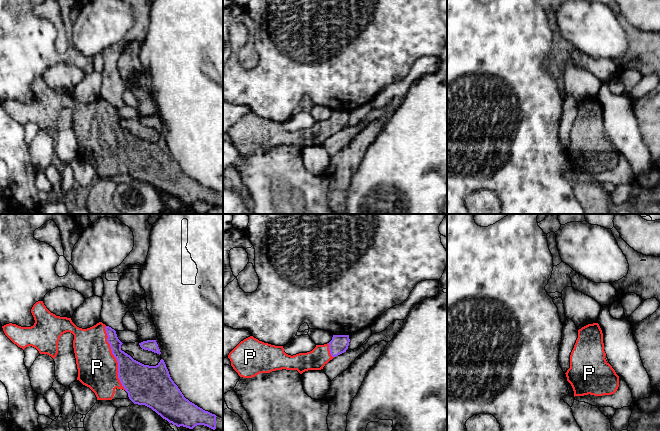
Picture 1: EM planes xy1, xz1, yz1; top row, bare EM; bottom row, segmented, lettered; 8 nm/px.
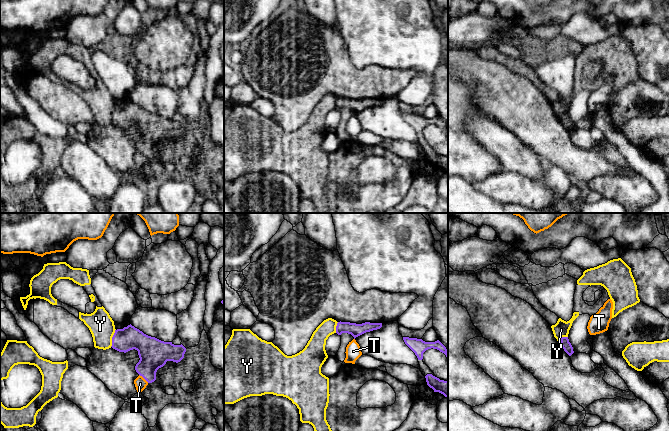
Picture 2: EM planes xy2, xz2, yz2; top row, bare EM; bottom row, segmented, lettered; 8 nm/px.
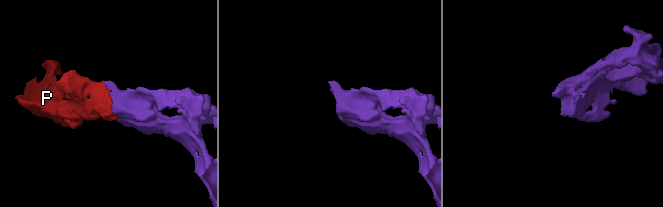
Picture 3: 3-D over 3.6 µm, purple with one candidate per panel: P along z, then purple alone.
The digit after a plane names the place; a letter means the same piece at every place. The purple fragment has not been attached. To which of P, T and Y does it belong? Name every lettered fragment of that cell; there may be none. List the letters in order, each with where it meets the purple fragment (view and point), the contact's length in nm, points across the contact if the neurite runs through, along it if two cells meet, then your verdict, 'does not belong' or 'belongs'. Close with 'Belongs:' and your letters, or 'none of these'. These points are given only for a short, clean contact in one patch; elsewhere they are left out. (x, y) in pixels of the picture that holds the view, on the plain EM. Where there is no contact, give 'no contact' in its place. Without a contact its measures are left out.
P: xy1 (115, 133) | 550 nm | belongs
T: xy2 (144, 154) | 100 nm | along xy2 (139, 150), (148, 158) | does not belong
Y: xy2 (112, 114) | 150 nm | along xy2 (115, 105), (110, 122) | does not belong
Belongs: P

